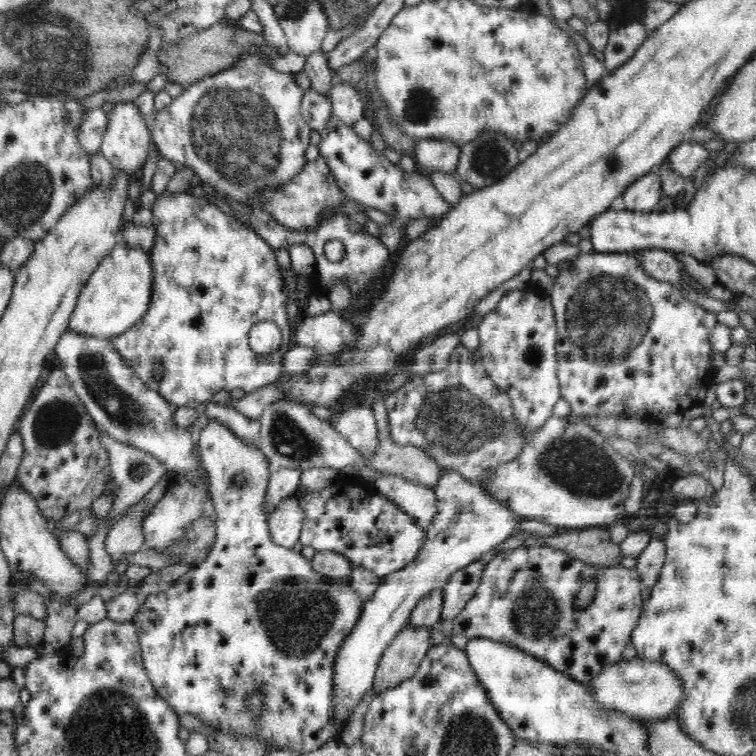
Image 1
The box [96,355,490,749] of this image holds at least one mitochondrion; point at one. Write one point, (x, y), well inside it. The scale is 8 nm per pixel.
(296, 615)

